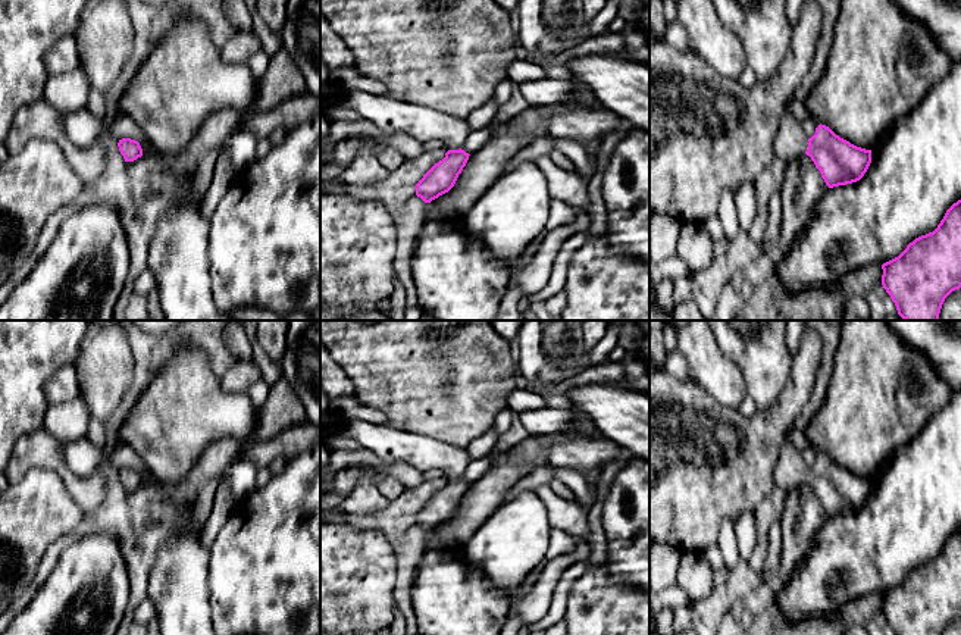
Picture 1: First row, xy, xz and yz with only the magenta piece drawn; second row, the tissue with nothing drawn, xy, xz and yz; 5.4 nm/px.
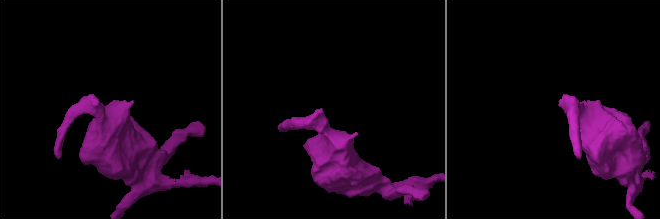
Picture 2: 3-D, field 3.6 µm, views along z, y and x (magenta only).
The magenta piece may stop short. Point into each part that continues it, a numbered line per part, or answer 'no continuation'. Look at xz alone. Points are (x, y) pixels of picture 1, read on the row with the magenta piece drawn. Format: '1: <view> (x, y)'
1: xz (423, 124)

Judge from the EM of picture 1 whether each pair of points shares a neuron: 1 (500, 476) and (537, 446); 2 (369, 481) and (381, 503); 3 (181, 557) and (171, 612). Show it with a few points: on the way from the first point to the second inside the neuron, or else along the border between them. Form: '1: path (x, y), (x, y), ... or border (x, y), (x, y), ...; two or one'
1: path (509, 469), (528, 454); one
2: path (369, 487), (375, 497); one
3: path (180, 571), (180, 598); one

